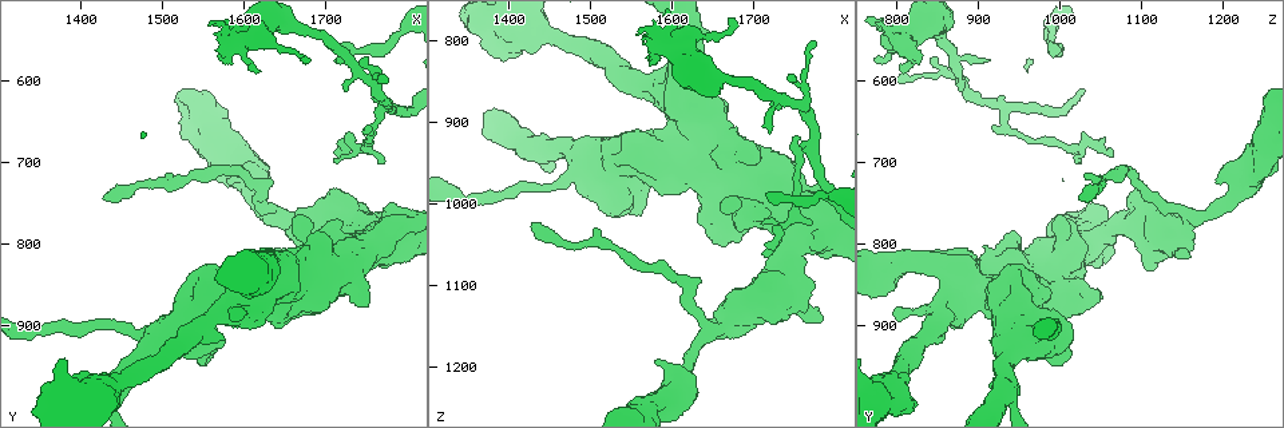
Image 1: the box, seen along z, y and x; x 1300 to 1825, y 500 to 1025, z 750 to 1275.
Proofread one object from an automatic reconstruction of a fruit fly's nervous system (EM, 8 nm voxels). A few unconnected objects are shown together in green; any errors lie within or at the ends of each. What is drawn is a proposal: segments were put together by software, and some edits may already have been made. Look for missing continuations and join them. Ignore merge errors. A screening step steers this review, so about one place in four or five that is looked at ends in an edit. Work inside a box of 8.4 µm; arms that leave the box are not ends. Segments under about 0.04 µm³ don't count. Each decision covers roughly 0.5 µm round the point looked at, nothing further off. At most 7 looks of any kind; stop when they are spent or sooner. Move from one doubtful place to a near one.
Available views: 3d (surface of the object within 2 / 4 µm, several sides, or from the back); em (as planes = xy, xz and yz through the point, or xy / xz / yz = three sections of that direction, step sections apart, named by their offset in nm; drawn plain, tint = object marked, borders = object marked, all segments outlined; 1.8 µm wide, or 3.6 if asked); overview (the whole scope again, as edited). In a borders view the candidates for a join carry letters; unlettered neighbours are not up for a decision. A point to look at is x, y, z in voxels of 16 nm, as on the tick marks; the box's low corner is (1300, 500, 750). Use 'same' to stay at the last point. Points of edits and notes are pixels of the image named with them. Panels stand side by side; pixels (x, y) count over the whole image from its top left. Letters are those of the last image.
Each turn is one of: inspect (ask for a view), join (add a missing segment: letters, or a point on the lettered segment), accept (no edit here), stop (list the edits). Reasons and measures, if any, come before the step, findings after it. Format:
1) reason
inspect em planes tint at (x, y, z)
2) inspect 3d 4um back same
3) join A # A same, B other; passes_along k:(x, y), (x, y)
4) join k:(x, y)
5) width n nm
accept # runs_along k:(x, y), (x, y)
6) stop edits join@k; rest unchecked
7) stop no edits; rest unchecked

branch stops here
inspect em planes plain at (1570, 565, 795)

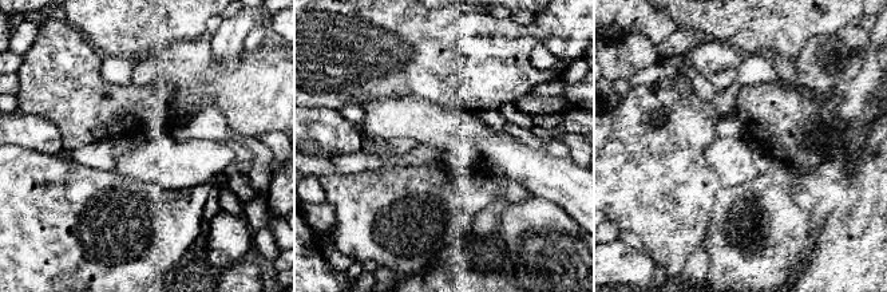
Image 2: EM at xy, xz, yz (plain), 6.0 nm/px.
with the object marked
inspect em planes tint same

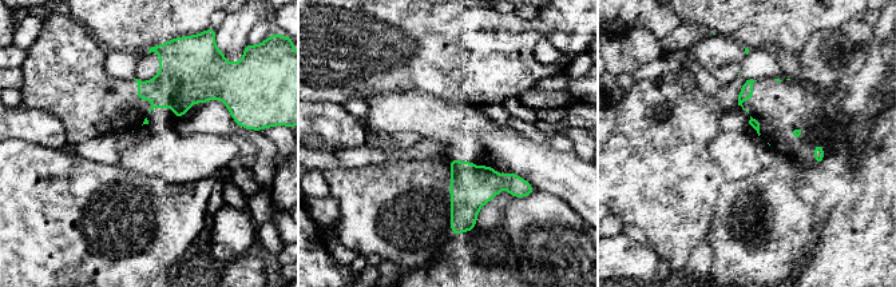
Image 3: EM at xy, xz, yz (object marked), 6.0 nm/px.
inspect em planes borders same

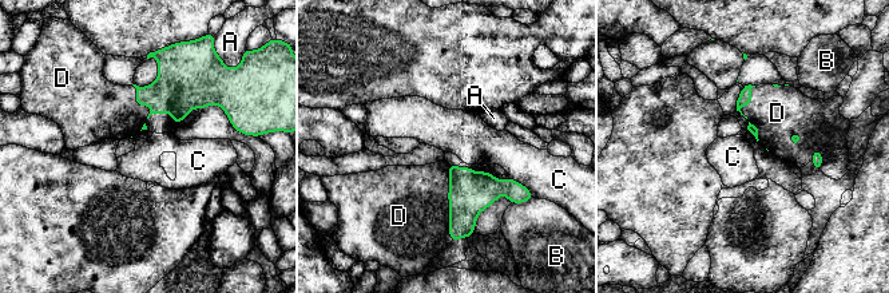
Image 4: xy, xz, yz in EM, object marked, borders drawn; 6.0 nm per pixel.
longest_contact D 440 nm
join D # A other, B other, C other, D same; it goes on there

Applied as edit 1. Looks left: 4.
inspect overview

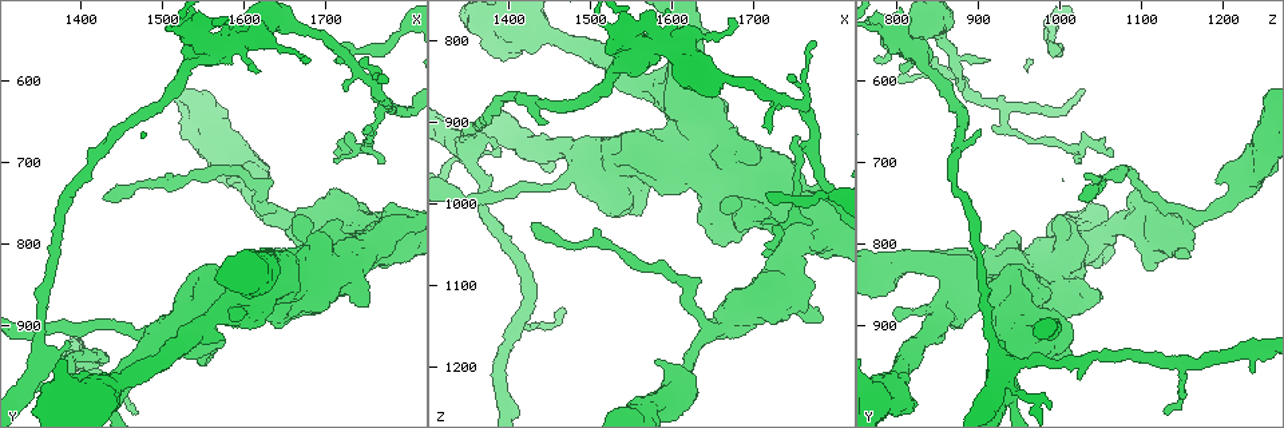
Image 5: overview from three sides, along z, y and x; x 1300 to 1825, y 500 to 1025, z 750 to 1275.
tapers out
inspect 3d 4um at (1720, 575, 915)

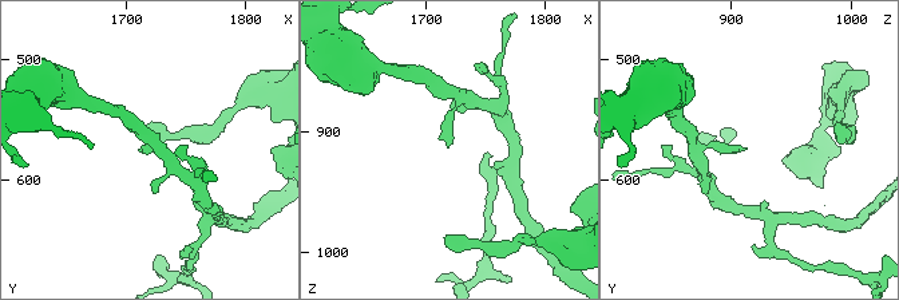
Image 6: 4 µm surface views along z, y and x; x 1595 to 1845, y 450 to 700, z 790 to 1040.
now the EM
inspect em yz step 8 borders at (1720, 574, 912)

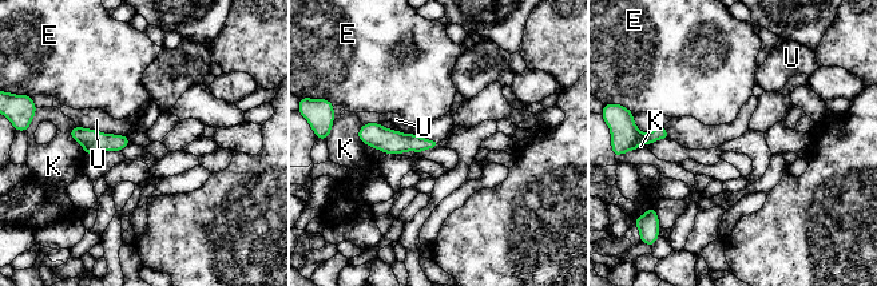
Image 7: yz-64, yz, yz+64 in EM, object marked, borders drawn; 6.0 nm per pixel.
cut it another way
inspect em planes borders same

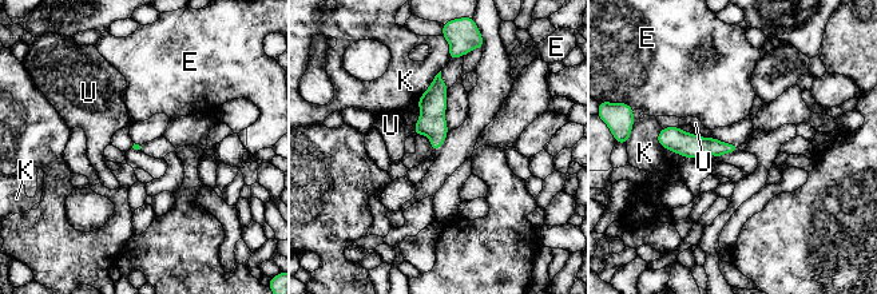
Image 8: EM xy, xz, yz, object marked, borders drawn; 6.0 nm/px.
accept # E other, K other, U other; no lettered segment goes on from it

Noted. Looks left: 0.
stop edits join@4; rest unchecked

